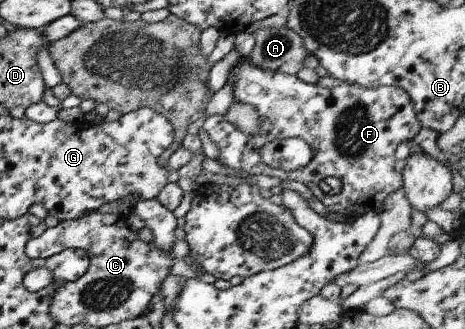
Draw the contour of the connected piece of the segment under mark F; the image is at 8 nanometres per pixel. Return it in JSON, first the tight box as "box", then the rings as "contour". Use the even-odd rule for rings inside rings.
{"box":[201,57,421,218],"contour":[[[244,57],[241,60],[237,61],[237,64],[232,67],[229,76],[227,77],[227,81],[230,81],[232,87],[232,97],[234,102],[238,103],[248,103],[251,105],[258,114],[258,131],[253,133],[252,135],[246,135],[243,131],[239,131],[234,125],[230,124],[226,121],[224,115],[214,115],[210,117],[202,117],[204,119],[204,123],[201,128],[206,132],[210,141],[216,144],[216,149],[219,150],[218,162],[222,165],[226,165],[230,169],[234,169],[234,171],[242,171],[242,173],[246,173],[246,175],[253,174],[262,174],[278,177],[280,180],[294,180],[303,183],[310,191],[312,192],[313,197],[316,197],[322,205],[327,209],[328,212],[338,212],[346,217],[357,218],[358,216],[364,215],[365,213],[378,213],[380,209],[382,209],[383,201],[386,199],[386,196],[393,191],[396,191],[401,186],[401,175],[394,171],[394,151],[398,145],[403,144],[406,140],[412,139],[413,135],[420,129],[421,125],[418,123],[417,117],[414,115],[413,103],[411,102],[410,96],[403,91],[402,88],[384,85],[378,86],[375,88],[365,88],[359,86],[358,84],[349,84],[348,82],[342,82],[340,85],[337,85],[335,88],[322,88],[317,86],[316,84],[307,84],[298,80],[295,75],[283,74],[280,72],[273,72],[270,70],[265,70],[252,63],[247,62]],[[282,137],[300,137],[305,142],[306,145],[310,148],[312,152],[310,161],[301,168],[292,171],[283,171],[278,170],[276,168],[271,168],[267,166],[265,163],[262,163],[257,158],[257,149],[261,148],[265,143],[271,142],[272,140],[282,139]],[[326,177],[336,177],[338,181],[340,181],[341,186],[338,193],[334,195],[320,193],[318,188],[318,183],[322,181],[322,179],[326,179]]]}

